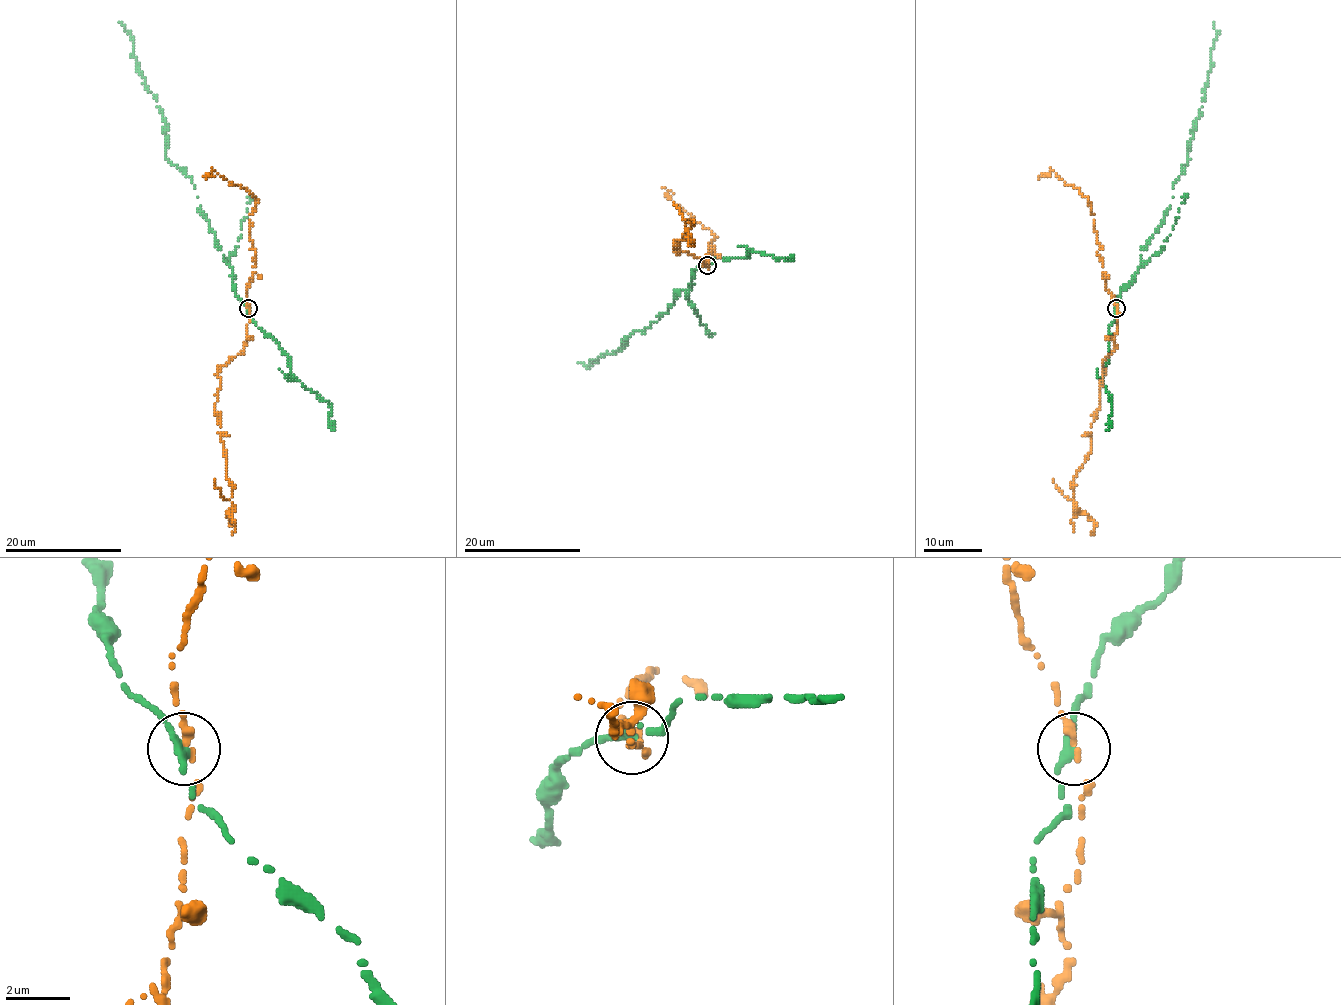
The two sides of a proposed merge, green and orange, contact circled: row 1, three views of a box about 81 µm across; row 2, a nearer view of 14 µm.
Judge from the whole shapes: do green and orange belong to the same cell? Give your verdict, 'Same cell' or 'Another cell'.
Another cell

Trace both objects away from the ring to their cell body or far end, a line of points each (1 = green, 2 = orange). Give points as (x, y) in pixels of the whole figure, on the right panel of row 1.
1: (1116, 308), (1182, 174), (1208, 78), (1214, 21)
2: (1116, 308), (1115, 347), (1102, 363), (1090, 426), (1092, 451), (1073, 480), (1074, 505), (1096, 522), (1092, 534)

